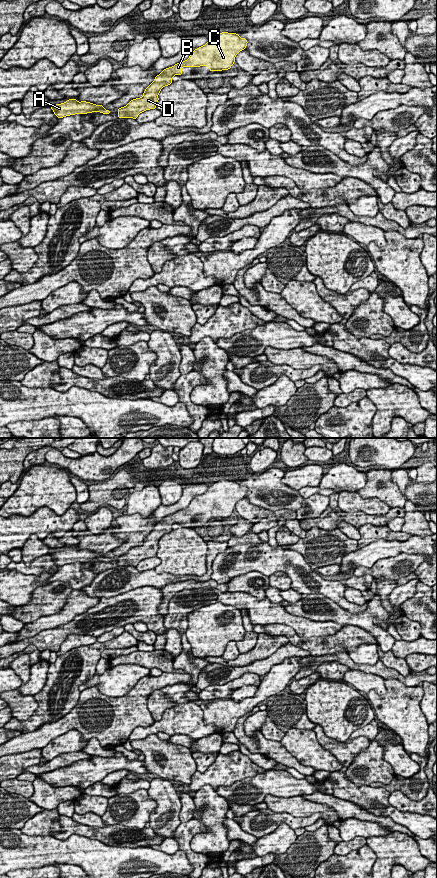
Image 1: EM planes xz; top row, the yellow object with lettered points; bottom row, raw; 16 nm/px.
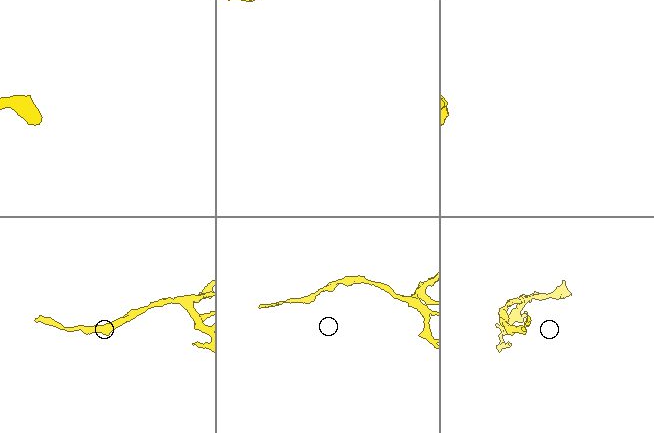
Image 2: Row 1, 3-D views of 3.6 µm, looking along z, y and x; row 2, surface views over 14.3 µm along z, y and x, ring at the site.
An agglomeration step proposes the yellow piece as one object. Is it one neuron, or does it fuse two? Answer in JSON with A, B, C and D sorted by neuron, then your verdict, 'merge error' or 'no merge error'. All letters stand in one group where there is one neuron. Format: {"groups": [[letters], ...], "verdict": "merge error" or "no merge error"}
{"groups": [["A", "B", "C", "D"]], "verdict": "no merge error"}

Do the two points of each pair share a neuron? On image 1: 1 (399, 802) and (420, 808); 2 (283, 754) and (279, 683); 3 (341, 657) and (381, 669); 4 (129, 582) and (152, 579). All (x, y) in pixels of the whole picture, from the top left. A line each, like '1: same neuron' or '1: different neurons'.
1: same neuron
2: different neurons
3: same neuron
4: same neuron

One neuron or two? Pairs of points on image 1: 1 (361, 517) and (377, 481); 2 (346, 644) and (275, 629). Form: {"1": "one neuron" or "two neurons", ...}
{"1": "two neurons", "2": "one neuron"}

